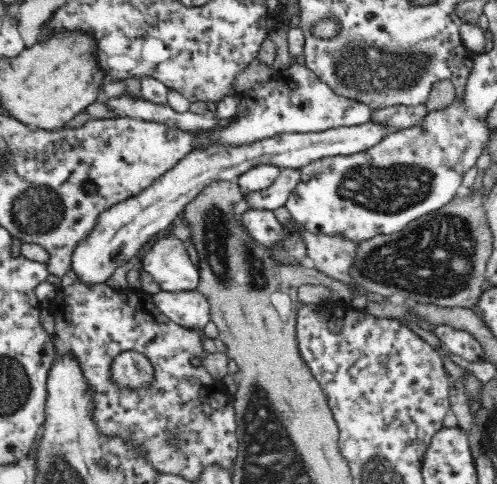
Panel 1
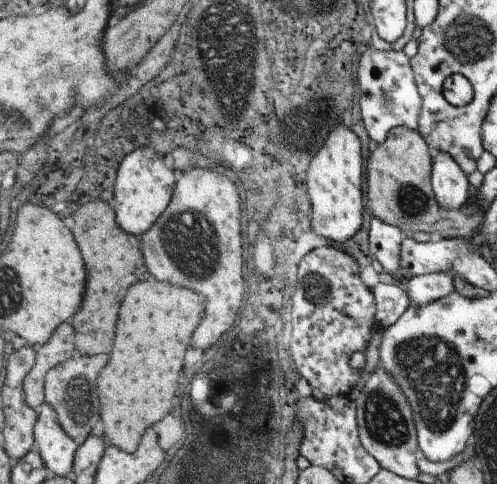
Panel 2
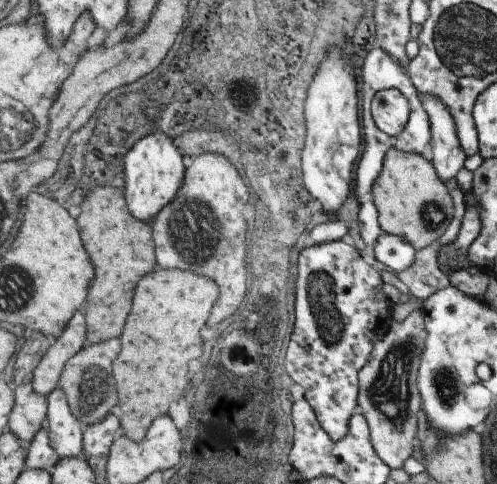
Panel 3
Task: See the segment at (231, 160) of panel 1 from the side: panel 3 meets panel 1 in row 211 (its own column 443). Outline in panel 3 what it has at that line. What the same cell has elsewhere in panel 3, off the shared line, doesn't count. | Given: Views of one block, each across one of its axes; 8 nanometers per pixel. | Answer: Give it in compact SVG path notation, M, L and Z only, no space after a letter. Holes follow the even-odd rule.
M419 94L419 98L429 116L431 164L439 180L445 184L447 180L455 178L455 174L463 168L463 162L467 160L467 156L459 144L455 124L447 106L433 96Z

